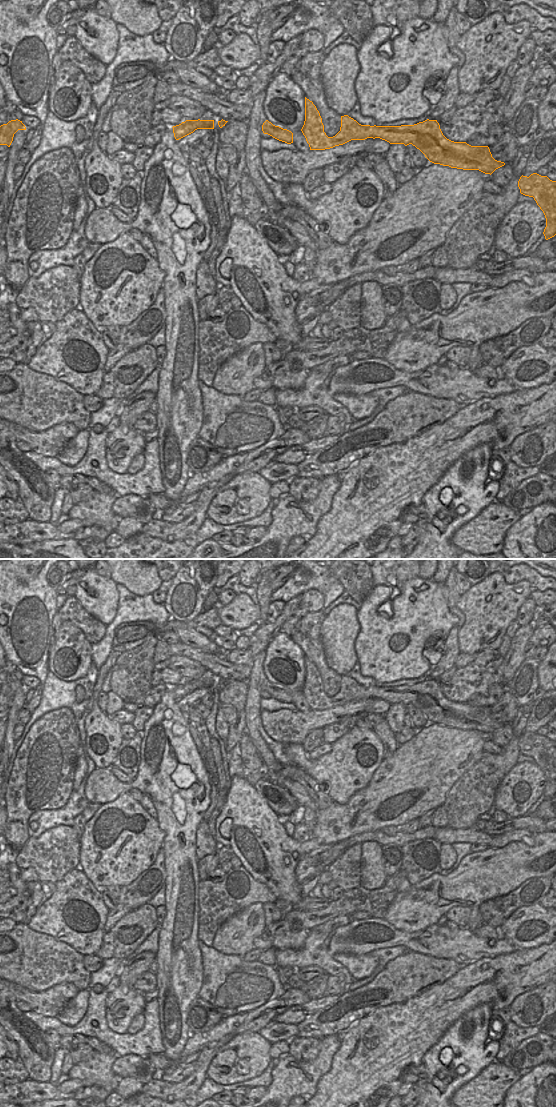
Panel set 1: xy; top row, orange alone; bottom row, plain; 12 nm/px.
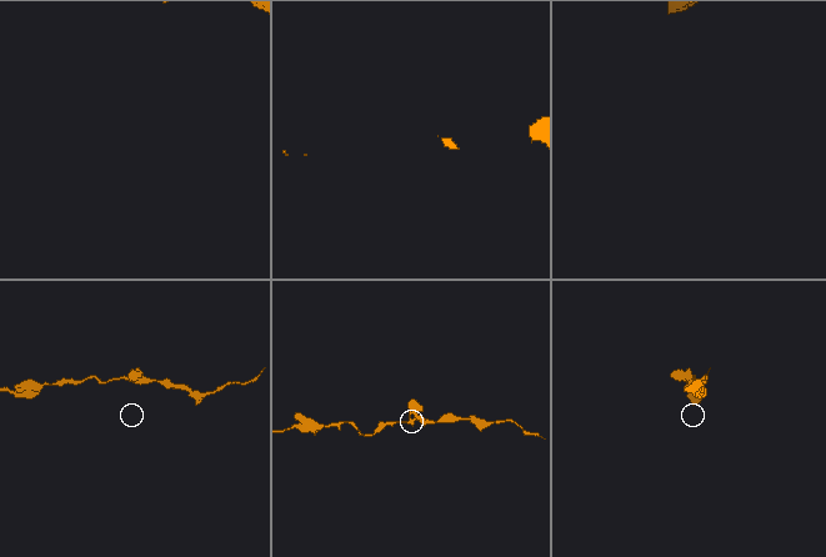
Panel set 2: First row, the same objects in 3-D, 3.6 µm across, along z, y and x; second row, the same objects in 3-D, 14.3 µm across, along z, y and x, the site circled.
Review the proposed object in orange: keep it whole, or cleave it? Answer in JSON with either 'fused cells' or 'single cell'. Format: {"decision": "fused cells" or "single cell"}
{"decision": "single cell"}

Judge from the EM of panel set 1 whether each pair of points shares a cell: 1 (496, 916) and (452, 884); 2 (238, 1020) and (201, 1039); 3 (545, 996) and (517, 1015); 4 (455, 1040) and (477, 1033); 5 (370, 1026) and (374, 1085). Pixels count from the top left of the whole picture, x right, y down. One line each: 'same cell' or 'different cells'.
1: different cells
2: same cell
3: same cell
4: same cell
5: same cell

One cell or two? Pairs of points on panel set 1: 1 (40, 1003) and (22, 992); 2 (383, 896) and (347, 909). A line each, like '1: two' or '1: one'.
1: one
2: one

